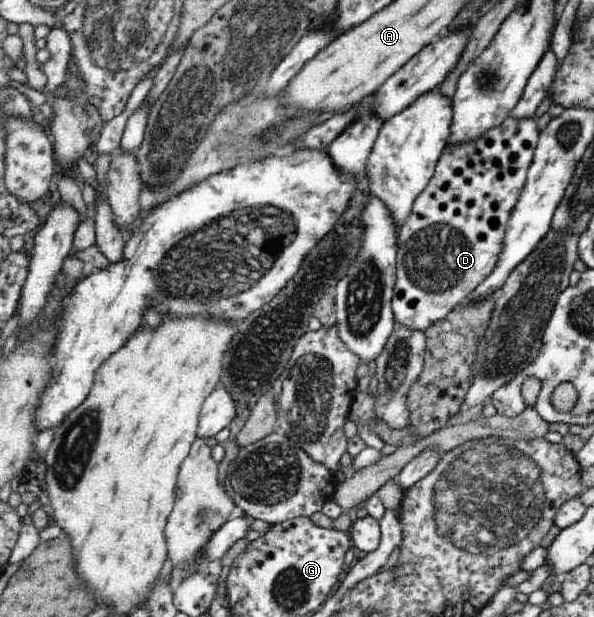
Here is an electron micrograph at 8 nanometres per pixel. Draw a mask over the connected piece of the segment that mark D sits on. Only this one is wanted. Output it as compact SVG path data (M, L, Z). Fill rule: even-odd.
M535 116L527 119L510 117L479 141L471 141L467 145L449 143L430 185L415 203L410 219L399 228L398 280L393 299L397 324L405 325L411 331L426 332L435 323L446 319L495 272L503 254L503 241L506 240L515 205L519 204L534 164L535 149L538 149L543 131L539 129L537 119Z

